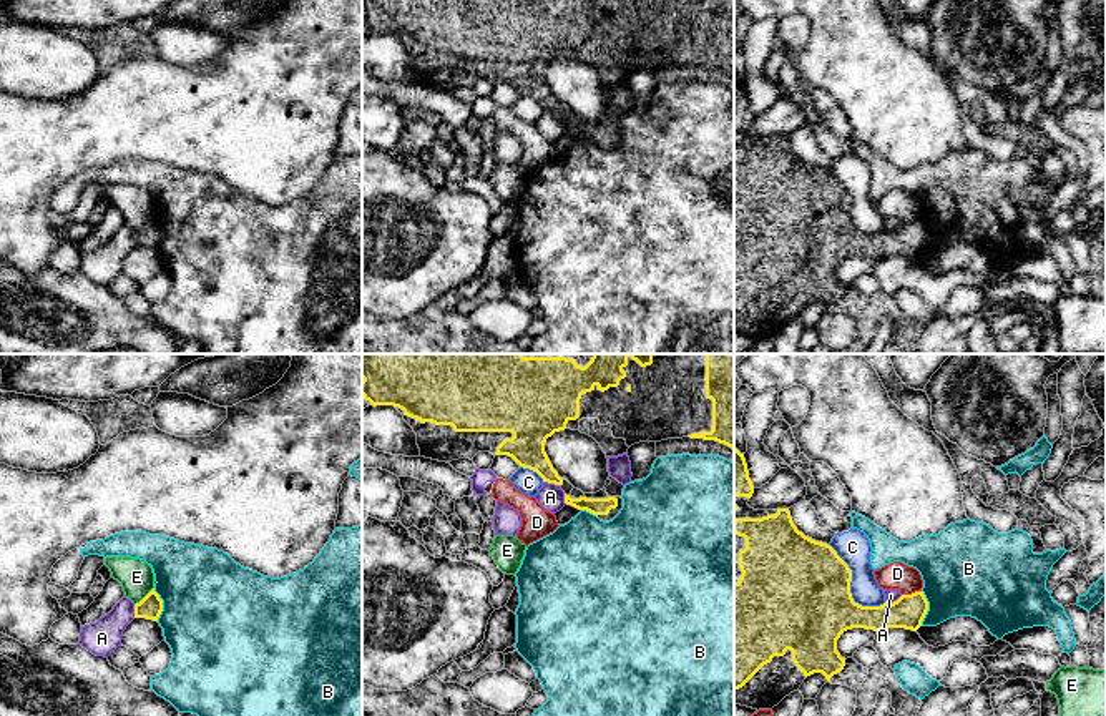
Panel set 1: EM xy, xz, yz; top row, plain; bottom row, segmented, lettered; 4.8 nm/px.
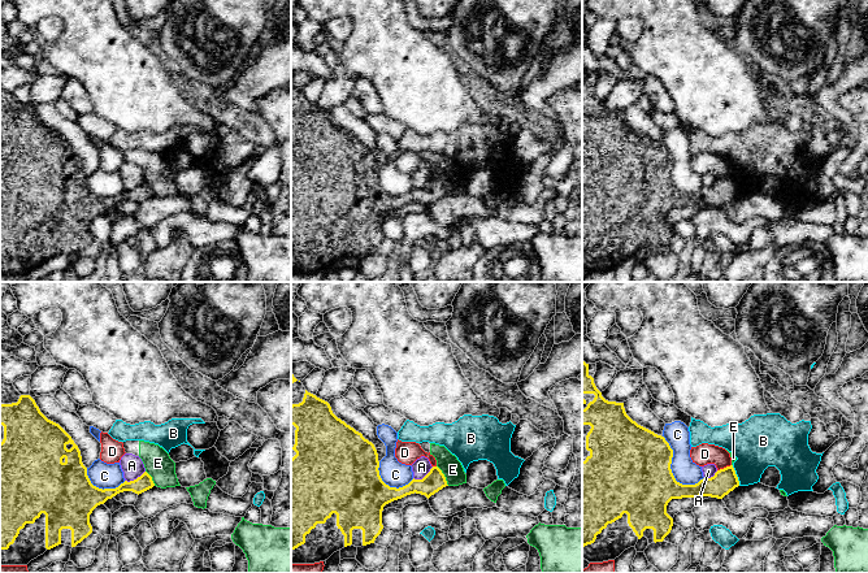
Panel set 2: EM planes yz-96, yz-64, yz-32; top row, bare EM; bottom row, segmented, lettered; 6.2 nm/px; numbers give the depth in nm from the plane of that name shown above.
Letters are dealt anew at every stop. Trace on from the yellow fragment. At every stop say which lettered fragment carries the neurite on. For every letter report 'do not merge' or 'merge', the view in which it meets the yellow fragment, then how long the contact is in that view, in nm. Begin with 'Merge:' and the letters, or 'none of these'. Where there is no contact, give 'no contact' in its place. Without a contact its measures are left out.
Merge: none of these
A: do not merge; contact in yz; length 90 nm
B: do not merge; contact in yz; length 180 nm
C: do not merge; contact in yz; length 400 nm
D: do not merge; contact in yz; length 100 nm
E: do not merge; contact in xy; length 130 nm

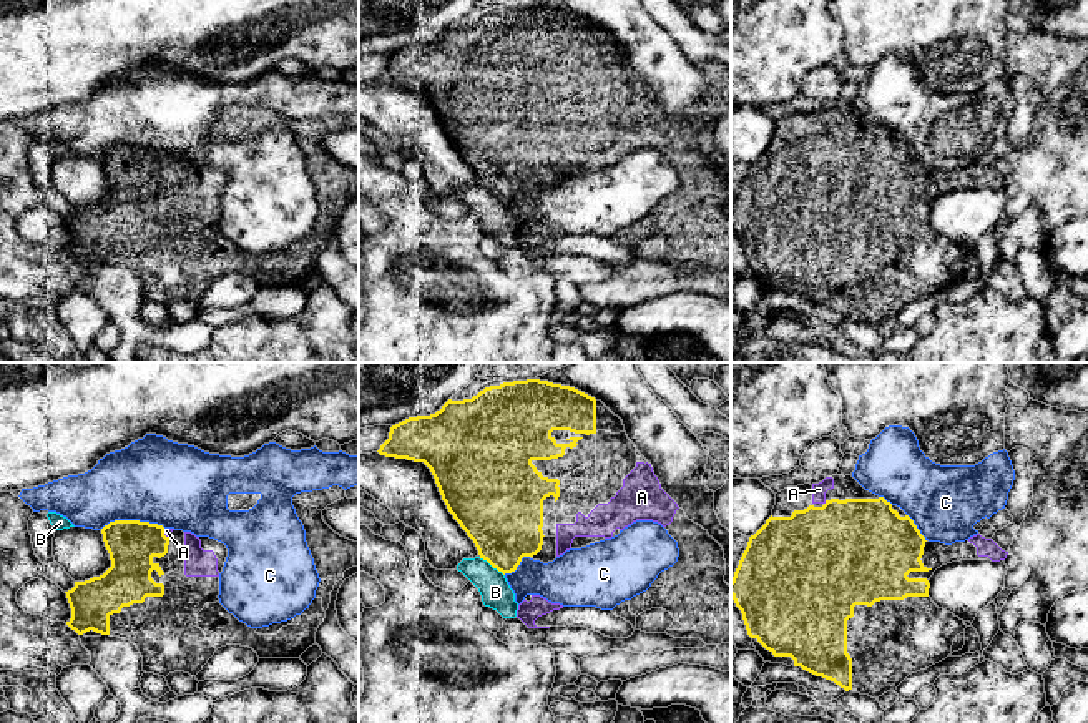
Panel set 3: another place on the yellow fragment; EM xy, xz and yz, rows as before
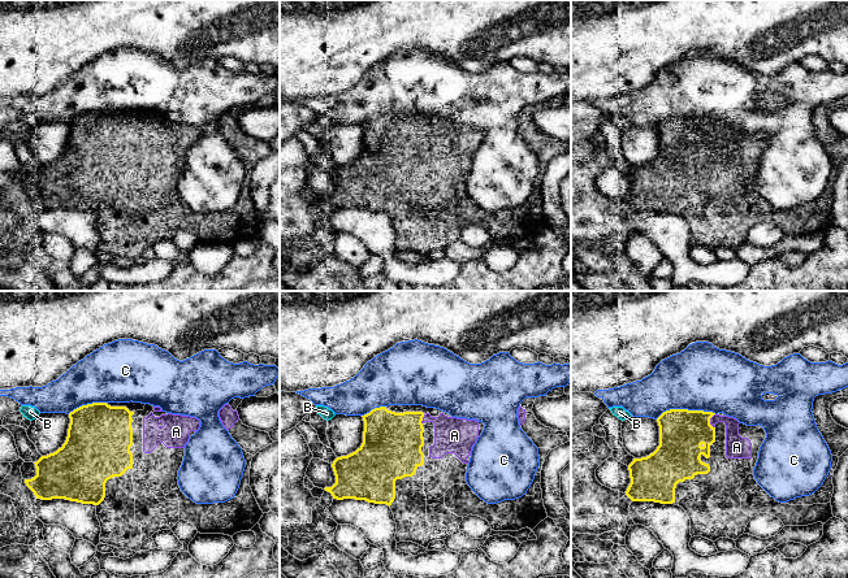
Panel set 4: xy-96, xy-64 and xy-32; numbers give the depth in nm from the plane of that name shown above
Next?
Merge: A
A: merge; contact in yz; length 30 nm
B: do not merge; contact in xz; length 160 nm
C: do not merge; contact in xy; length 320 nm

